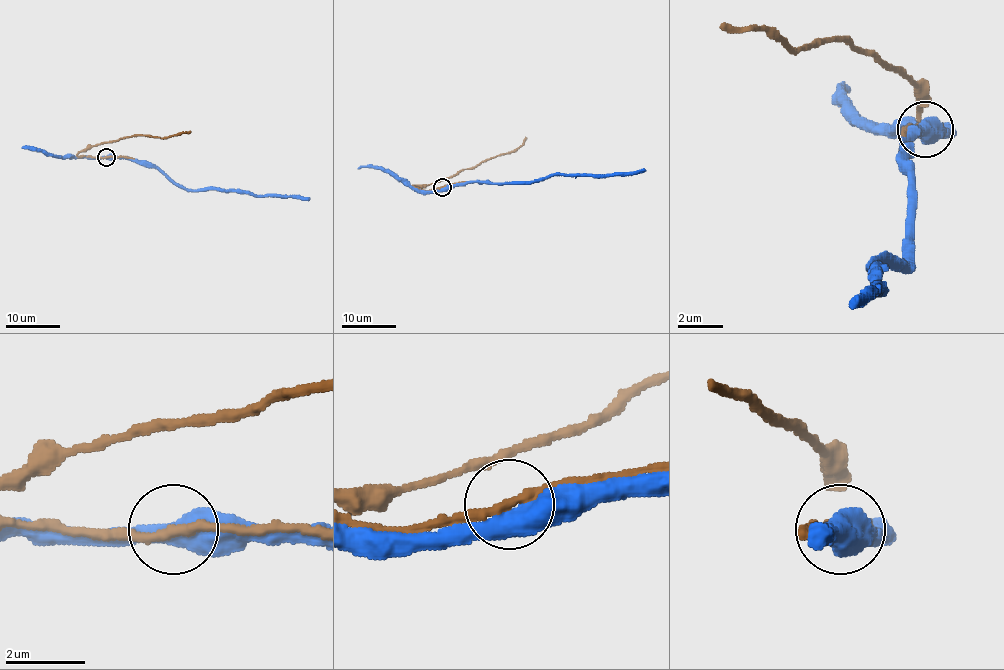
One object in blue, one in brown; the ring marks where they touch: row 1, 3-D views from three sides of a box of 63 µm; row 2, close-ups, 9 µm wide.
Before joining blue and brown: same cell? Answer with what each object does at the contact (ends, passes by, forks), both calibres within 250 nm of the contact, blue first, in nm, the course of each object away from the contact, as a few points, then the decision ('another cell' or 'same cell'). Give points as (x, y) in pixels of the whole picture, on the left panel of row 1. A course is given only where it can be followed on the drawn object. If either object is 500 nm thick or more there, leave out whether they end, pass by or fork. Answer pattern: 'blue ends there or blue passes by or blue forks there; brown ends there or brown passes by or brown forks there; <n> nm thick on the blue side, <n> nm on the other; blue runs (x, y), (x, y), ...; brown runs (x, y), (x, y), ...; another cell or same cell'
500 nm thick on the blue side, 240 nm on the other; blue runs (106, 156), (148, 162), (188, 189), (248, 190), (259, 196), (310, 199); brown runs (106, 156), (79, 154), (101, 143), (128, 136), (161, 137), (189, 132); same cell

